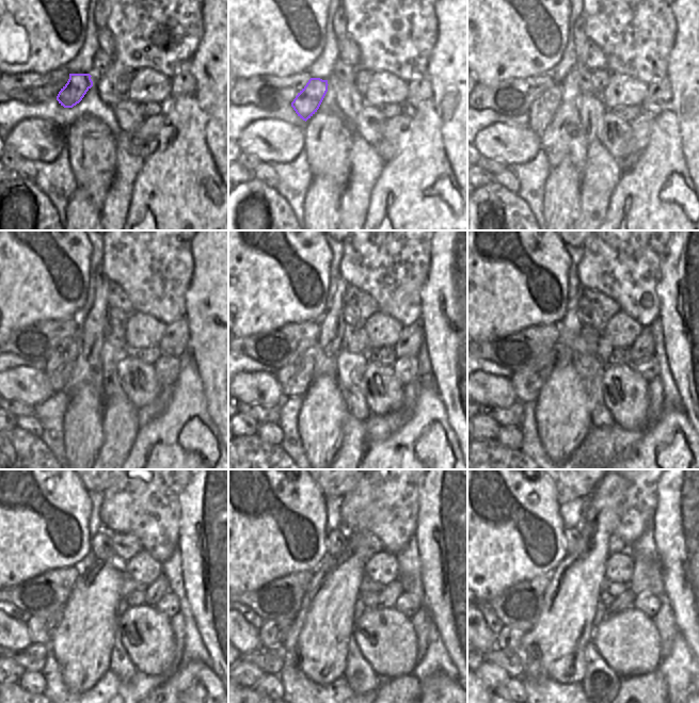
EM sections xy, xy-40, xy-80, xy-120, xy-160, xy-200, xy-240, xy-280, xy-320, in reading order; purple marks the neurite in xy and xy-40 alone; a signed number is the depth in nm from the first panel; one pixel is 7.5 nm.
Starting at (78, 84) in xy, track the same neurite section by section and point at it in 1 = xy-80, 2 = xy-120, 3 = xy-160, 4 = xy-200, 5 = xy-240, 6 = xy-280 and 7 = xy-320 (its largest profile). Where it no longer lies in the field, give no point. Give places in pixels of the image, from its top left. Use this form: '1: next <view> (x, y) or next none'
1: next xy-80 (543, 109)
2: next xy-120 (58, 370)
3: next xy-160 (294, 379)
4: next xy-200 (527, 382)
5: next xy-240 (42, 626)
6: next xy-280 (271, 634)
7: next xy-320 (508, 638)

